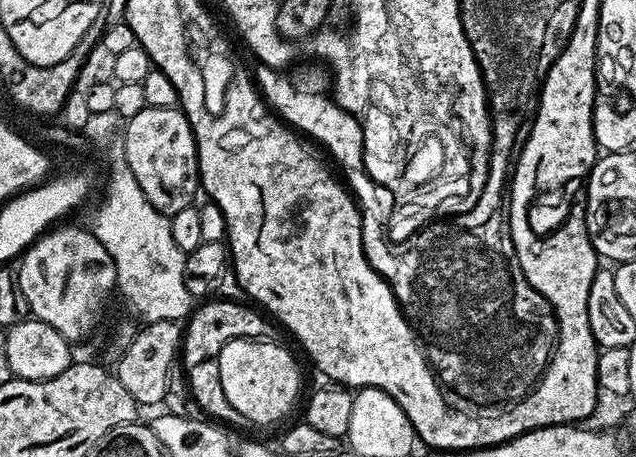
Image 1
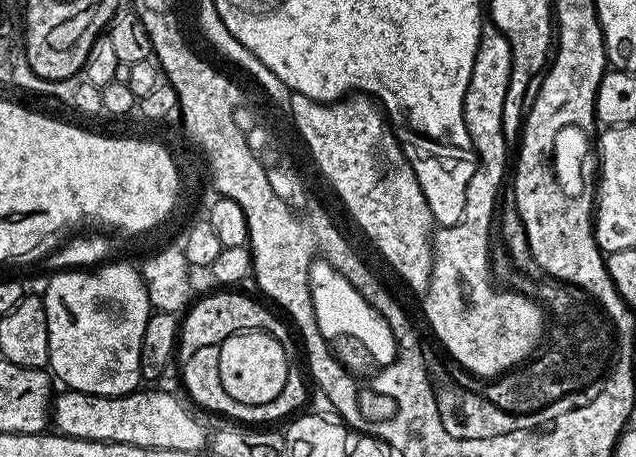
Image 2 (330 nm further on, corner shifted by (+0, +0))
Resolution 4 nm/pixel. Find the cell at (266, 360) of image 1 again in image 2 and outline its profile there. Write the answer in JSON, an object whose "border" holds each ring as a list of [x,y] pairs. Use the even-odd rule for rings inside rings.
{"border":[[[257,330],[239,332],[218,345],[218,374],[230,398],[247,404],[265,404],[282,394],[282,386],[288,381],[290,361],[287,350],[276,339],[273,333]]]}

